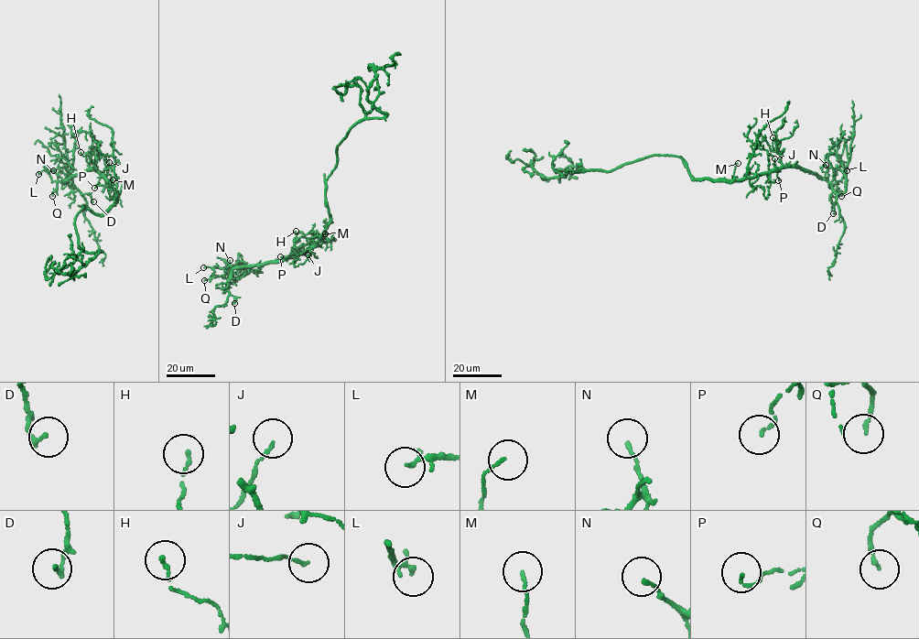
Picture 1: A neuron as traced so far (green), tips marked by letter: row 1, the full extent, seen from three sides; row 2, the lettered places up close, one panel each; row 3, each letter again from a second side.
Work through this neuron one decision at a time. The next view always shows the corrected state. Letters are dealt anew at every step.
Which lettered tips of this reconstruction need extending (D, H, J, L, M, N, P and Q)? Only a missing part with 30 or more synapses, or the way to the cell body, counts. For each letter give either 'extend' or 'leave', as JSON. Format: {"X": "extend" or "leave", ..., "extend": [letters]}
{"D": "leave", "H": "leave", "J": "leave", "L": "leave", "M": "leave", "N": "leave", "P": "leave", "Q": "leave", "extend": []}

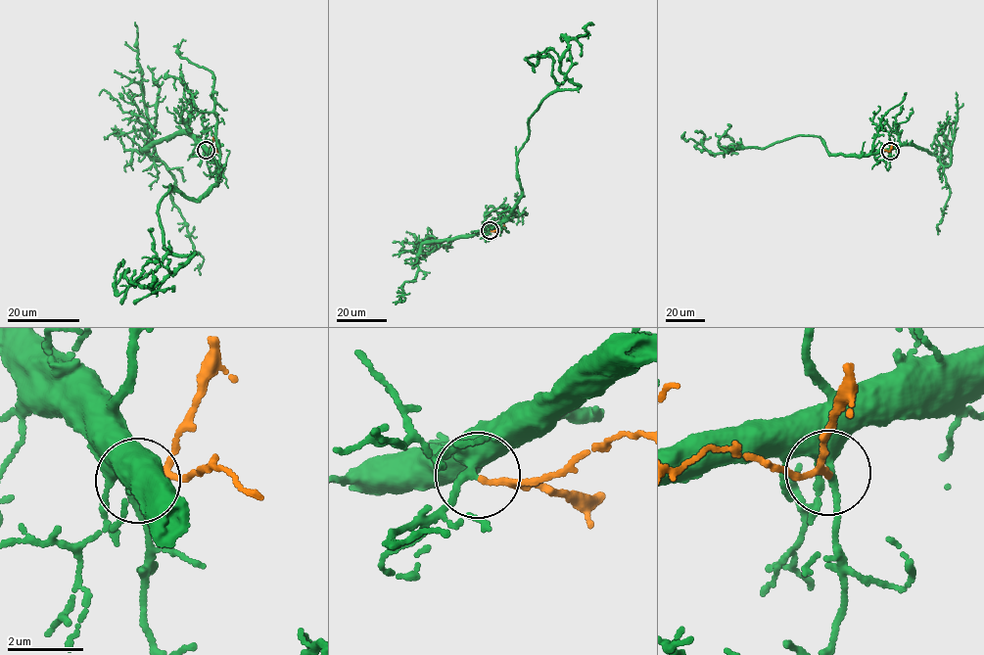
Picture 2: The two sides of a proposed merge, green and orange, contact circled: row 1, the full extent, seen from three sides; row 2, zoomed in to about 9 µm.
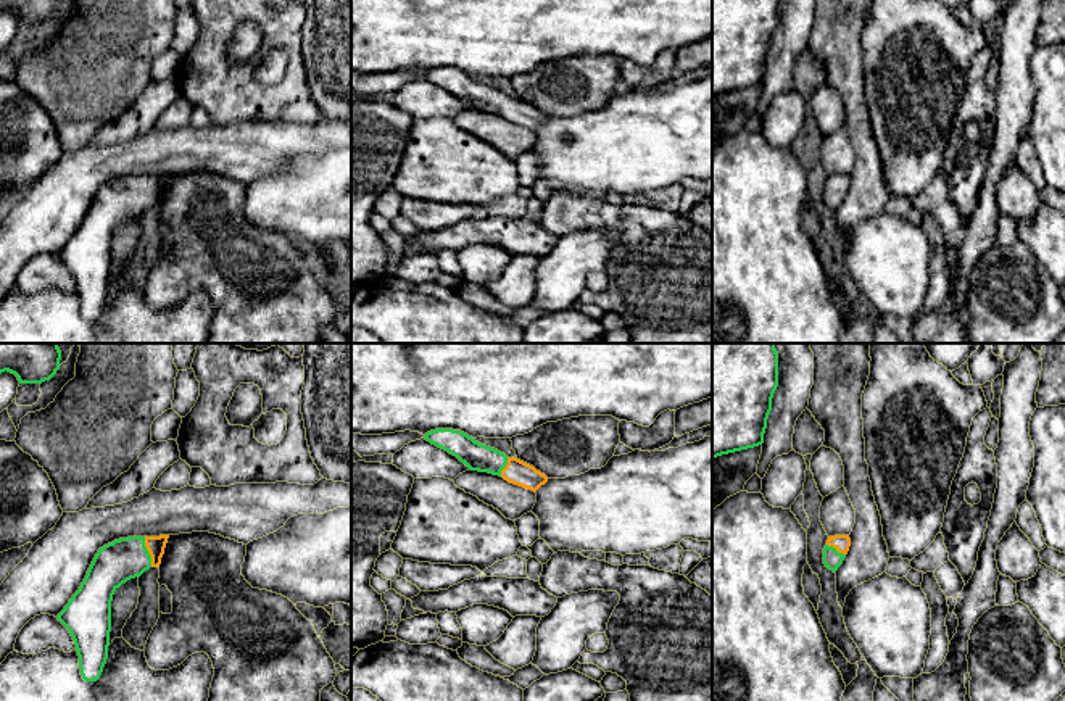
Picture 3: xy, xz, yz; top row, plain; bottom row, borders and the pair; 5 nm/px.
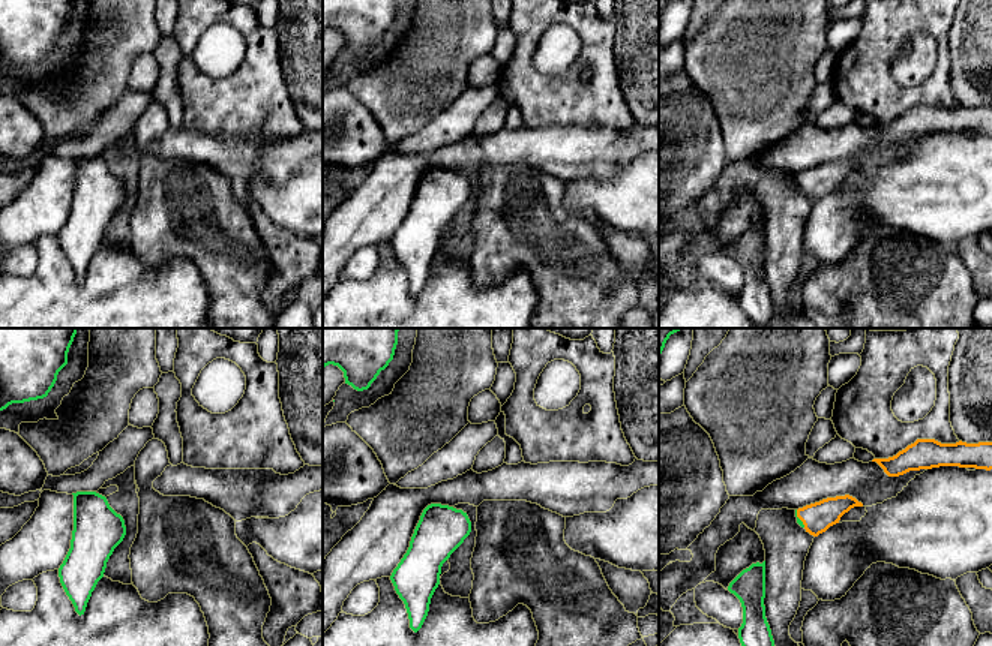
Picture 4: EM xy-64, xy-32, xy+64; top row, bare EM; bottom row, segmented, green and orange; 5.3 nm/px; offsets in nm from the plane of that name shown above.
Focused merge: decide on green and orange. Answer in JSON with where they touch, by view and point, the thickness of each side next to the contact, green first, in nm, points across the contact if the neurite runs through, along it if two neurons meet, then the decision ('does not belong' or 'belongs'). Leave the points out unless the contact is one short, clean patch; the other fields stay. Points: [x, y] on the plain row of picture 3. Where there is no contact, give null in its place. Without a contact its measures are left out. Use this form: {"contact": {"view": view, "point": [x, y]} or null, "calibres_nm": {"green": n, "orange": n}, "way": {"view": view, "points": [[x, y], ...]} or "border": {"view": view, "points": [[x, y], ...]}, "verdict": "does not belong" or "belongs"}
{"contact": {"view": "xy", "point": [147, 190]}, "calibres_nm": {"green": 200, "orange": 90}, "way": {"view": "xy", "points": [[116, 202], [147, 190], [155, 184]]}, "verdict": "belongs"}

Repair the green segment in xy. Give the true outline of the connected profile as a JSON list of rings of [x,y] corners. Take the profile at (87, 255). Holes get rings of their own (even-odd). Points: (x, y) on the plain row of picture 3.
[[[127,176],[100,187],[79,229],[56,255],[74,279],[85,321],[97,321],[108,298],[114,230],[150,206],[160,206],[168,177]]]

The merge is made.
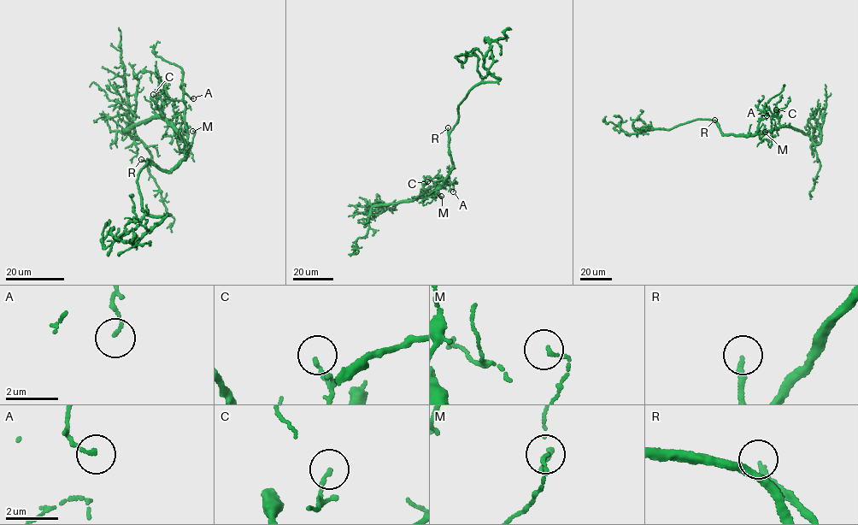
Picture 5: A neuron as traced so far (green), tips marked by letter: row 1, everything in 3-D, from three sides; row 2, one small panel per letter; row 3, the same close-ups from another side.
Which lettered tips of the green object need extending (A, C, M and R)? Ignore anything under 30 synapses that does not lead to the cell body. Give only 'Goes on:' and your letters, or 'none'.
Goes on: R

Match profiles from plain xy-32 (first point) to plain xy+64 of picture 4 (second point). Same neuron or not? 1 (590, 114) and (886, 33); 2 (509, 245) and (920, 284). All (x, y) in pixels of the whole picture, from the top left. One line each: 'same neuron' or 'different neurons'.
1: same neuron
2: same neuron

